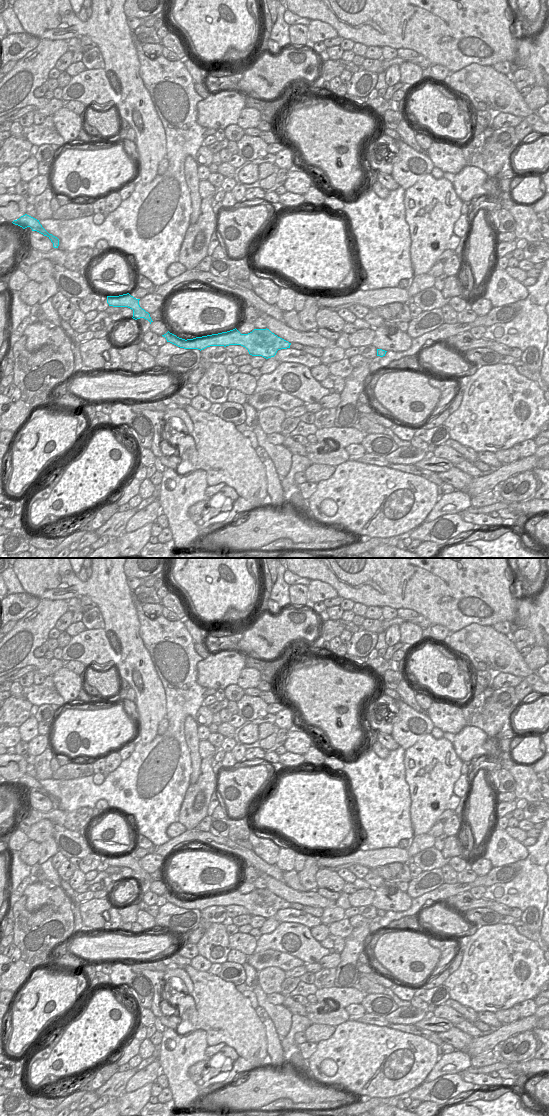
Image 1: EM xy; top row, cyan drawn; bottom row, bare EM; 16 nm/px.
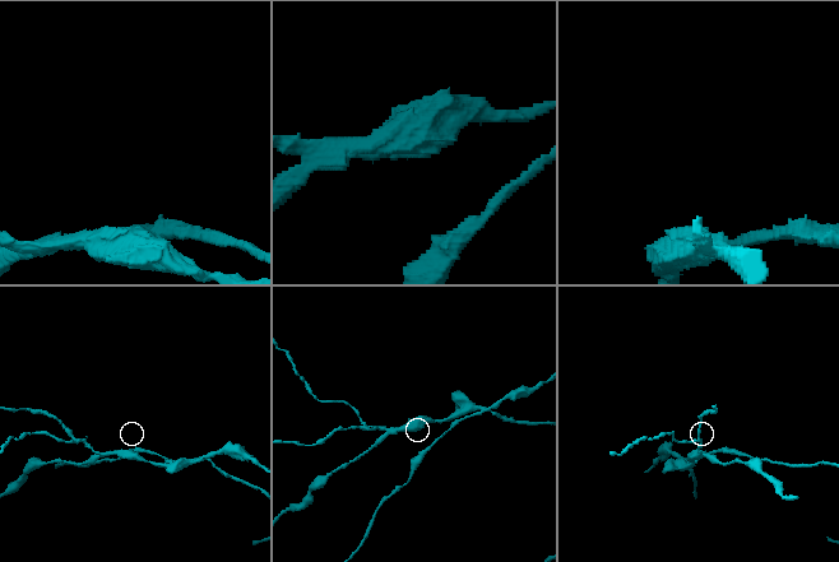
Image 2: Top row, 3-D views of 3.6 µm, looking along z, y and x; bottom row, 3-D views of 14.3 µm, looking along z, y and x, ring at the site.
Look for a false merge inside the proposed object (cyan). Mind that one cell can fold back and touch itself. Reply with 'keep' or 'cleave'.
cleave

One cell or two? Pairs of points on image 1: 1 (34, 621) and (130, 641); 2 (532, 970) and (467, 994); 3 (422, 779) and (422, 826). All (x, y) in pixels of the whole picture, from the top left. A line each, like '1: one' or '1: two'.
1: two
2: one
3: one

